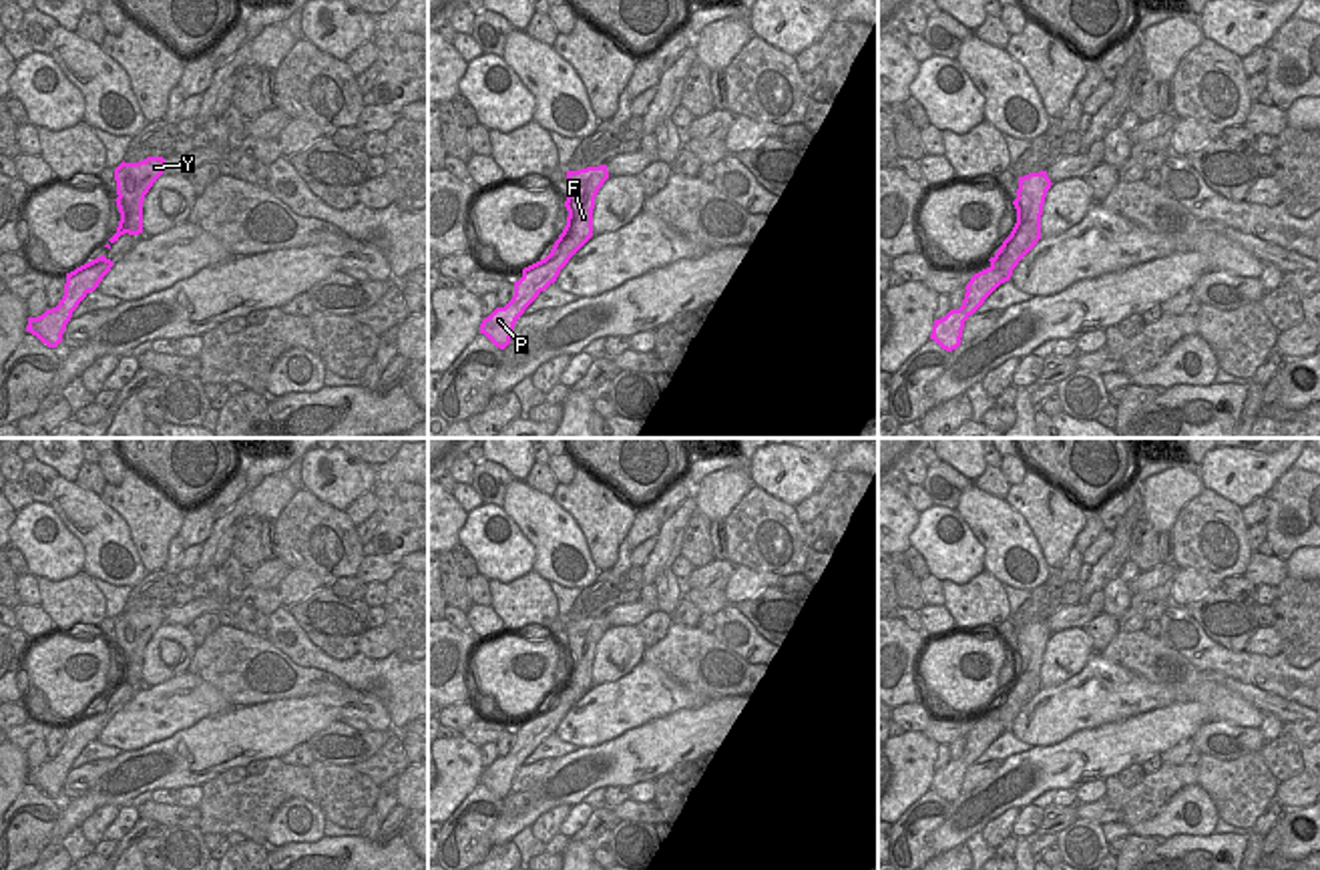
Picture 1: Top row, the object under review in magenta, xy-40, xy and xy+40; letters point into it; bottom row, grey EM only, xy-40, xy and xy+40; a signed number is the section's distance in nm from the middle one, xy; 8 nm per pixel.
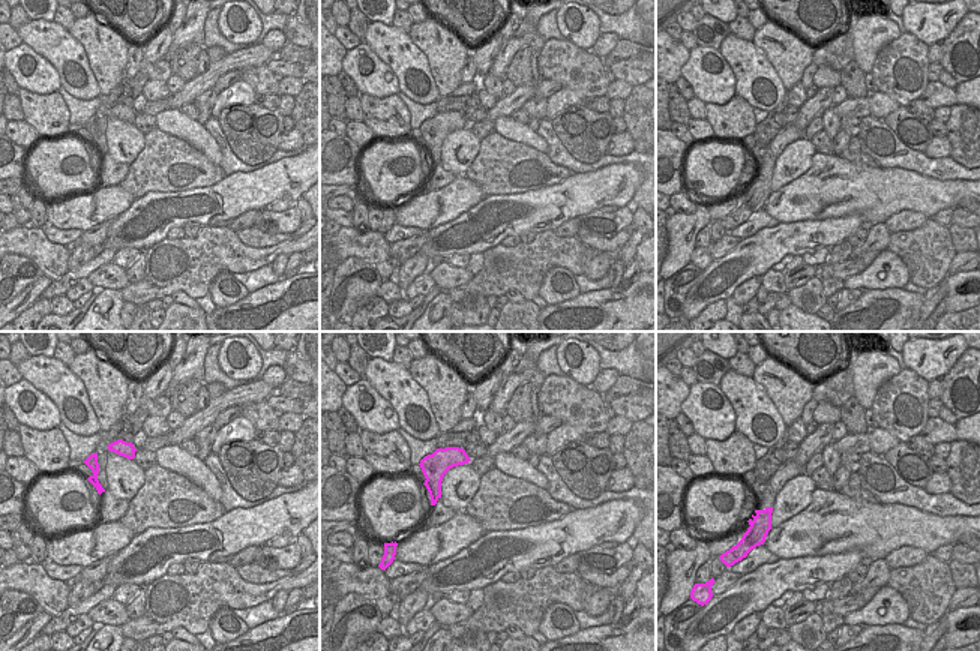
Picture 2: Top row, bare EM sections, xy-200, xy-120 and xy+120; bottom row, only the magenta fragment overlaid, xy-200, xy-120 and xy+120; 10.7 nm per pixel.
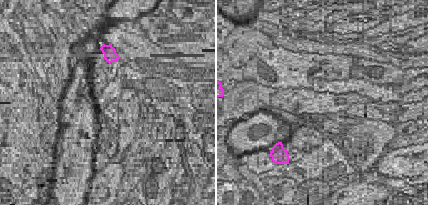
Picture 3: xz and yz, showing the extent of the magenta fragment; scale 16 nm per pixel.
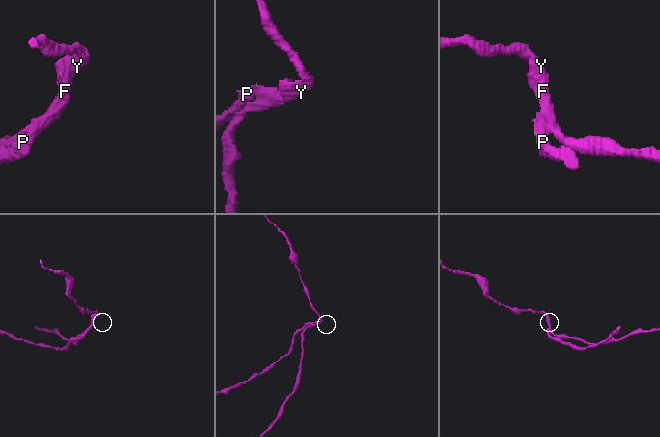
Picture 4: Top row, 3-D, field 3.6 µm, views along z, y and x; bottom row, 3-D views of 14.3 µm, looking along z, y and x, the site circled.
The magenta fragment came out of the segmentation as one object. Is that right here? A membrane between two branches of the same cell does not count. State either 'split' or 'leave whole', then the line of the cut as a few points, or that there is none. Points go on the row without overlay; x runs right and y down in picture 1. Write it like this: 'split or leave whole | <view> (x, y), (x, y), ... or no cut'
split | xy (581, 690), (569, 688), (555, 710), (549, 712), (545, 708)

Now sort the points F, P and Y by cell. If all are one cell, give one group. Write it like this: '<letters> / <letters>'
F Y / P

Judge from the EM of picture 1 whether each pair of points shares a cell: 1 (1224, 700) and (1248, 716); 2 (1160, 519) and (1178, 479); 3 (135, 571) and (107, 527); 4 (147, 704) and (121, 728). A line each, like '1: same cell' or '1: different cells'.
1: same cell
2: same cell
3: same cell
4: same cell

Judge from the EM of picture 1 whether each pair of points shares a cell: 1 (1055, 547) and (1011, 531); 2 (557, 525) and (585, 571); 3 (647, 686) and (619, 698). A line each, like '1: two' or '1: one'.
1: two
2: one
3: one

